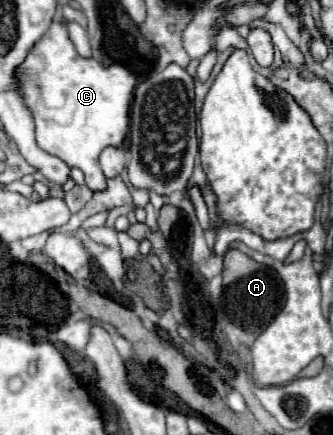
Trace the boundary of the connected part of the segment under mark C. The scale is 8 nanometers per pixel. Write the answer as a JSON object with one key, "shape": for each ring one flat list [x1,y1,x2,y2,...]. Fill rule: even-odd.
{"shape":[[54,21,46,35,32,47,26,61,18,67,18,87,24,95,34,121,36,121,36,141,50,155,60,157,68,167,78,167,84,173,86,185,92,191,106,189,106,177,98,165,98,155,108,145,122,145,130,127,130,105,134,99,136,77,124,65,104,67,96,59,84,59,76,53,64,21]]}

